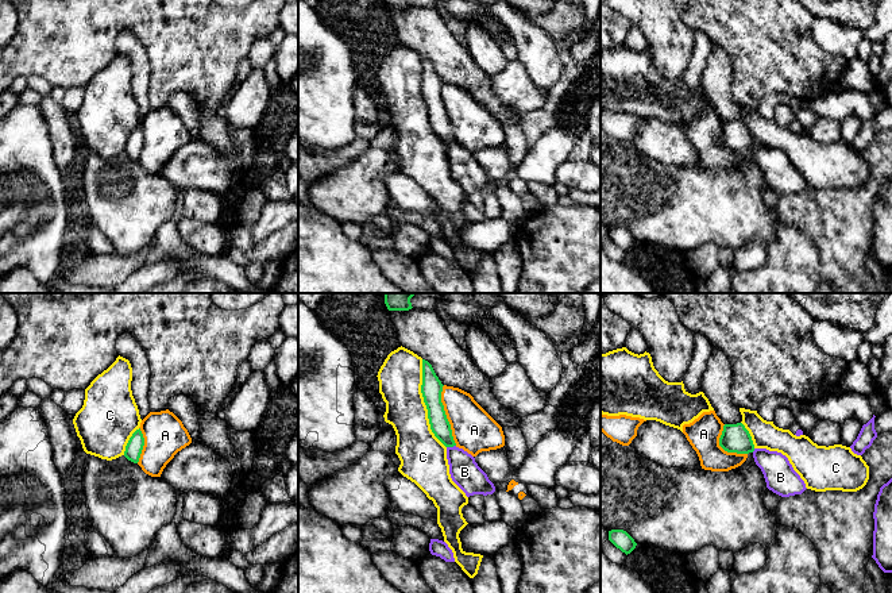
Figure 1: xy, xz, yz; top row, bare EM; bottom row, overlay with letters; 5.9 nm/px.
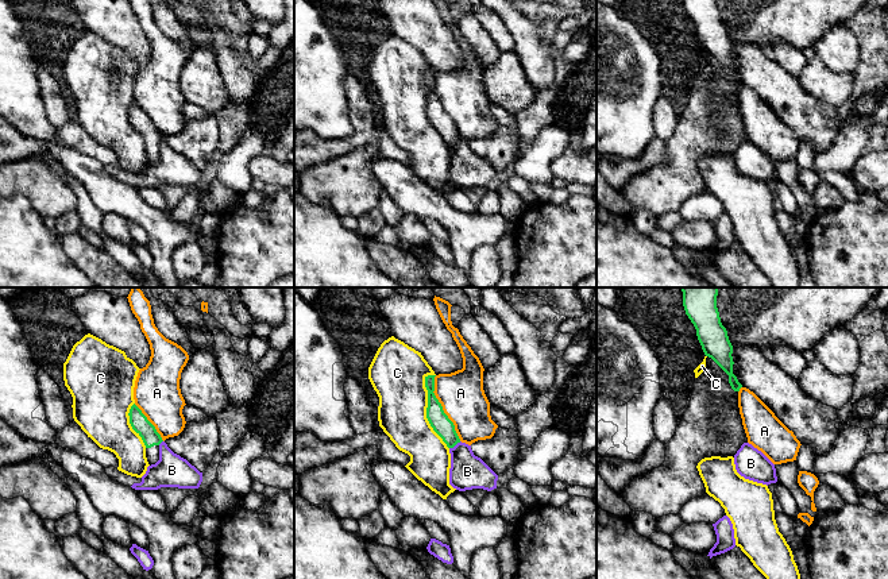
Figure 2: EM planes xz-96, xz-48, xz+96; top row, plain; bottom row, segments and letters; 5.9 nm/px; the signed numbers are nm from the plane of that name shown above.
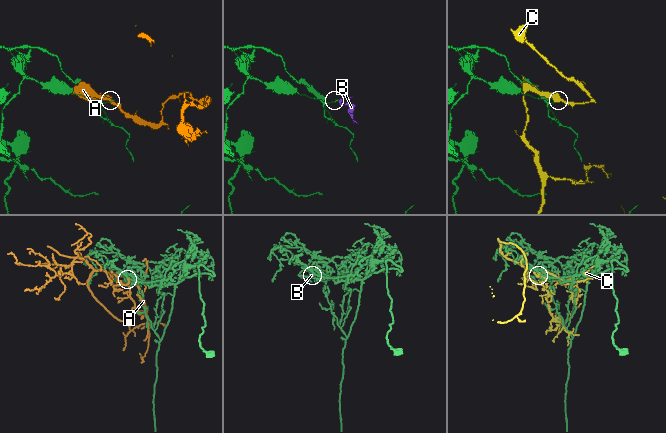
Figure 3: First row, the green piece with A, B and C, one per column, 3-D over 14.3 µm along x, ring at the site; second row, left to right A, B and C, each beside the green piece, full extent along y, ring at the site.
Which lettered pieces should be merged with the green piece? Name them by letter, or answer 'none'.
none

